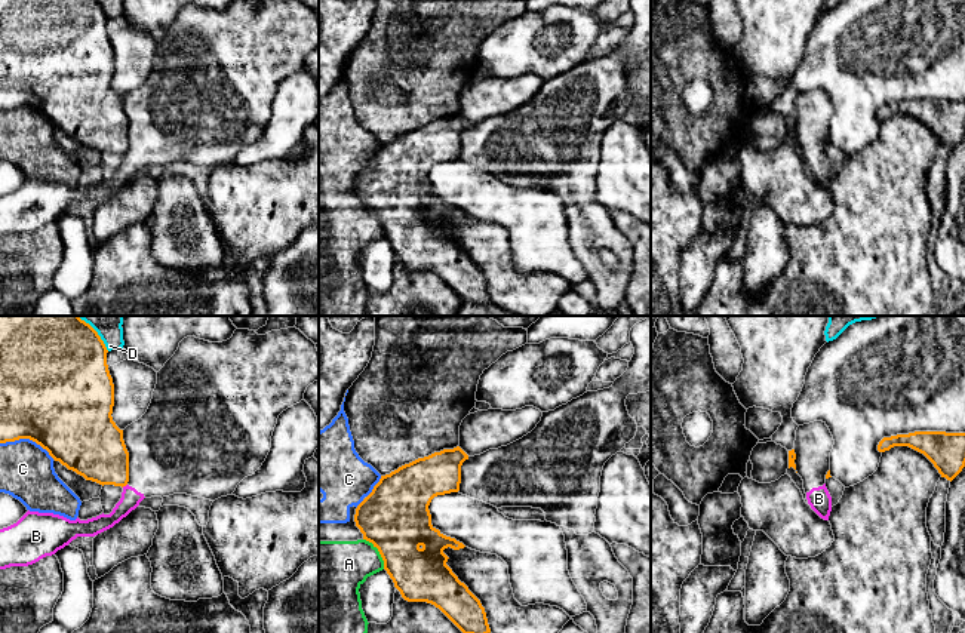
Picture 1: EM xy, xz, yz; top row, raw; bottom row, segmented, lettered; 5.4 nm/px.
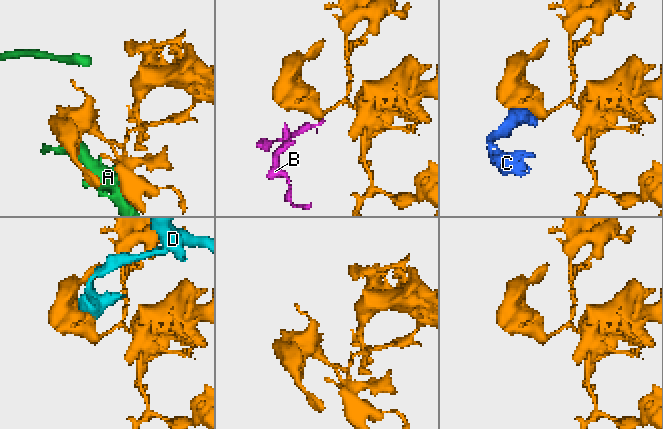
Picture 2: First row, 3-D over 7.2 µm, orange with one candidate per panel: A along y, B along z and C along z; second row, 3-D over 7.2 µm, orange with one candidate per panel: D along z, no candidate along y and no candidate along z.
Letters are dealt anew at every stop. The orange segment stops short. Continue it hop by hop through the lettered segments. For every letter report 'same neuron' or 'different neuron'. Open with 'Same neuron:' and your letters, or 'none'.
Same neuron: none
A: different neuron
B: different neuron
C: different neuron
D: different neuron

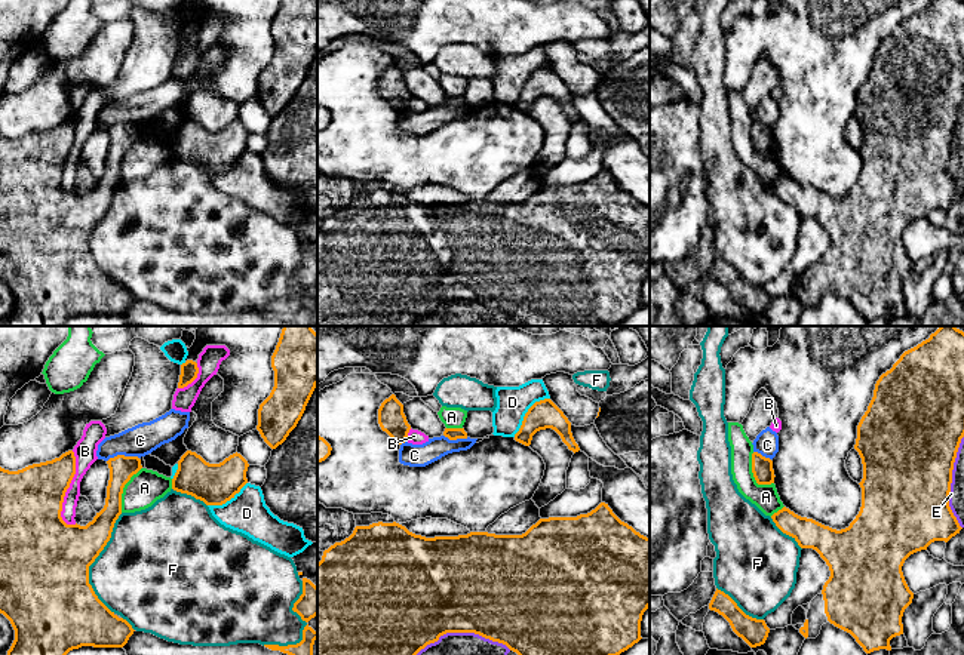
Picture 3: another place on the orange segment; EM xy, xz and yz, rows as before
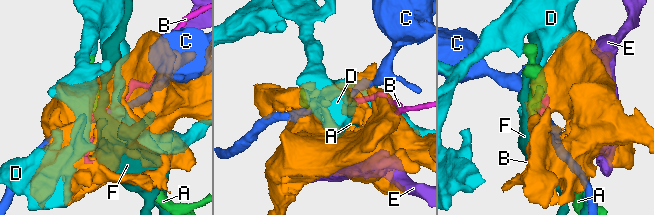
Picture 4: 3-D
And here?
Same neuron: none
A: different neuron
B: different neuron
C: different neuron
D: different neuron
E: different neuron
F: different neuron

